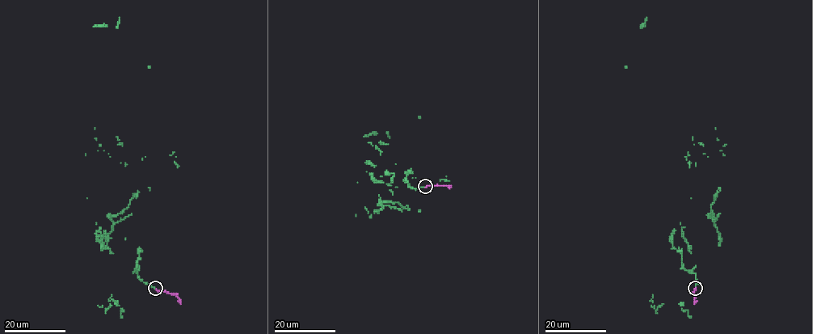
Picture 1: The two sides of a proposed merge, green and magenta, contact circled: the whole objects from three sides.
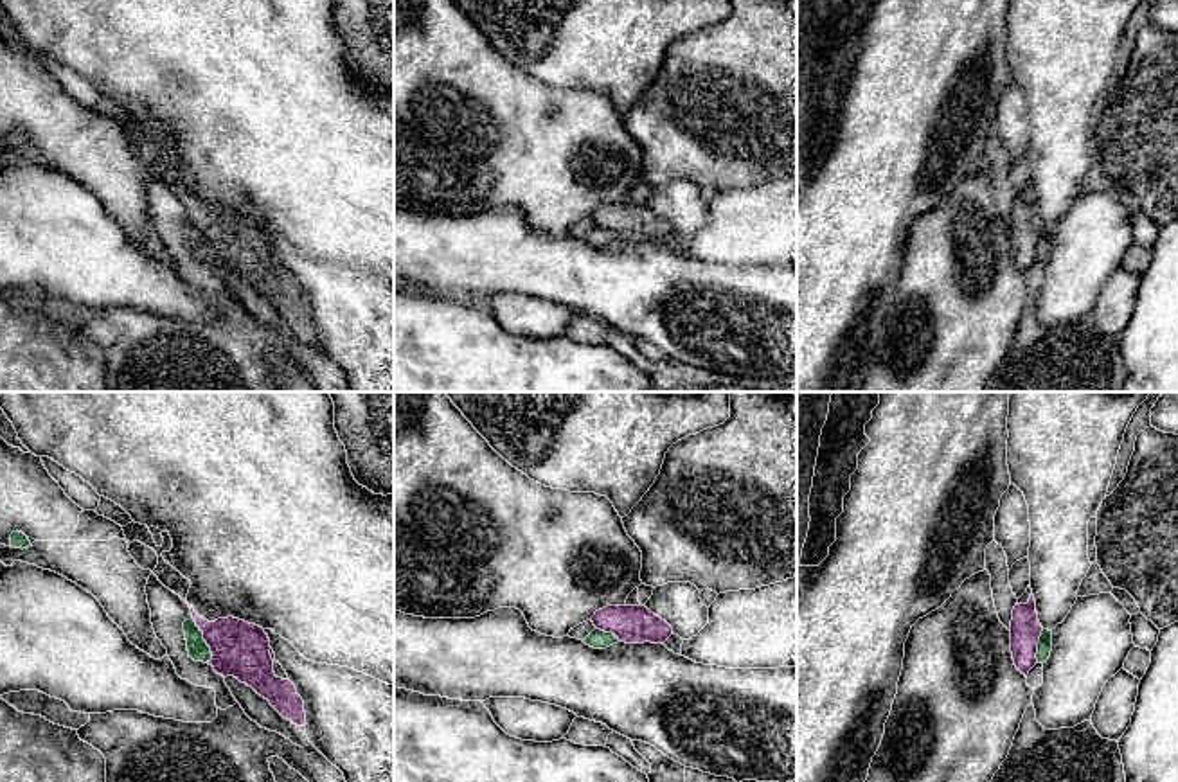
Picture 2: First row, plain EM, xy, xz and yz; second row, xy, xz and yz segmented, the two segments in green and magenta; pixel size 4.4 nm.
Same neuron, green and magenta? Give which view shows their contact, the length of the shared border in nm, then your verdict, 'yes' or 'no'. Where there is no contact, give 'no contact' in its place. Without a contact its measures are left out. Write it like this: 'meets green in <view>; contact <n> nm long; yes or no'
meets green in xy; contact 220 nm long; no

